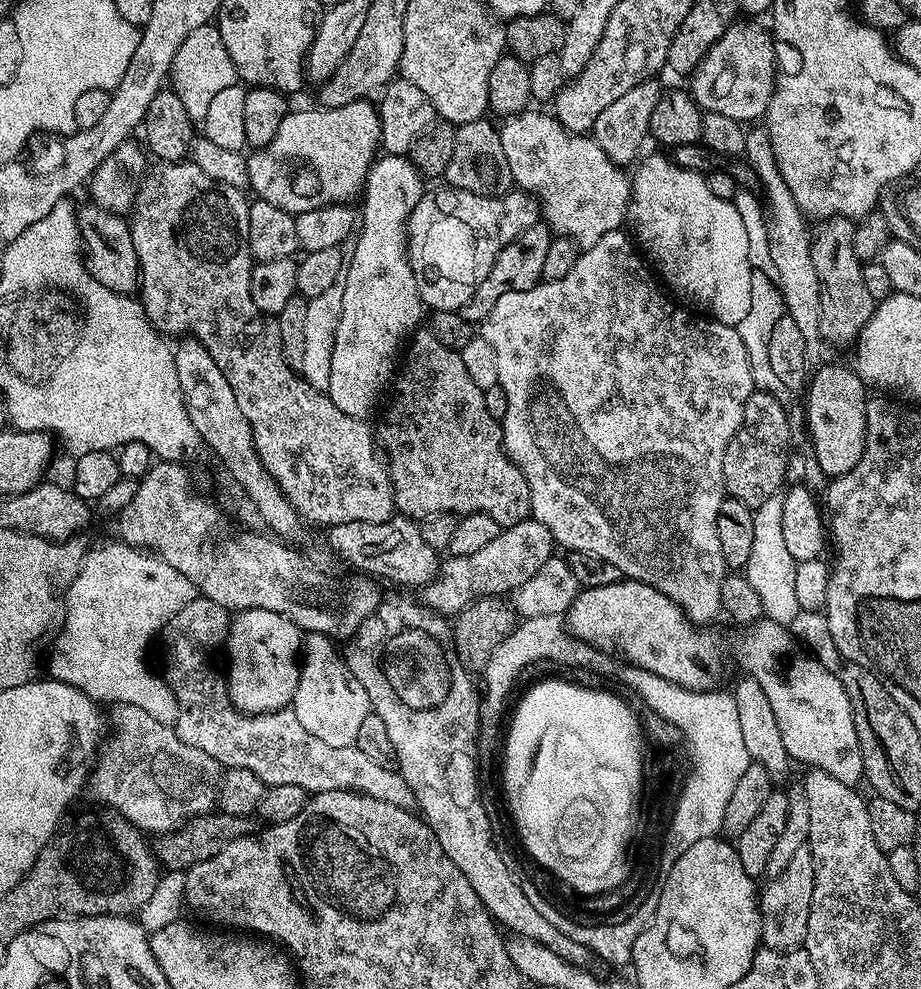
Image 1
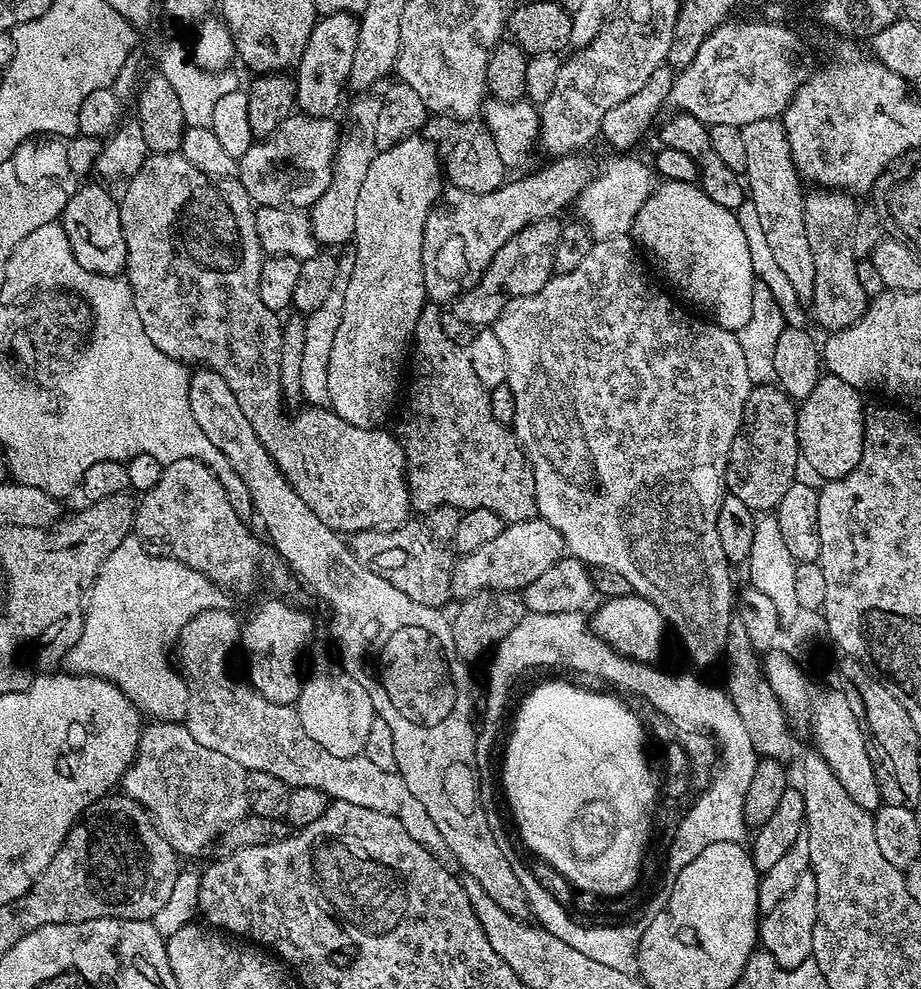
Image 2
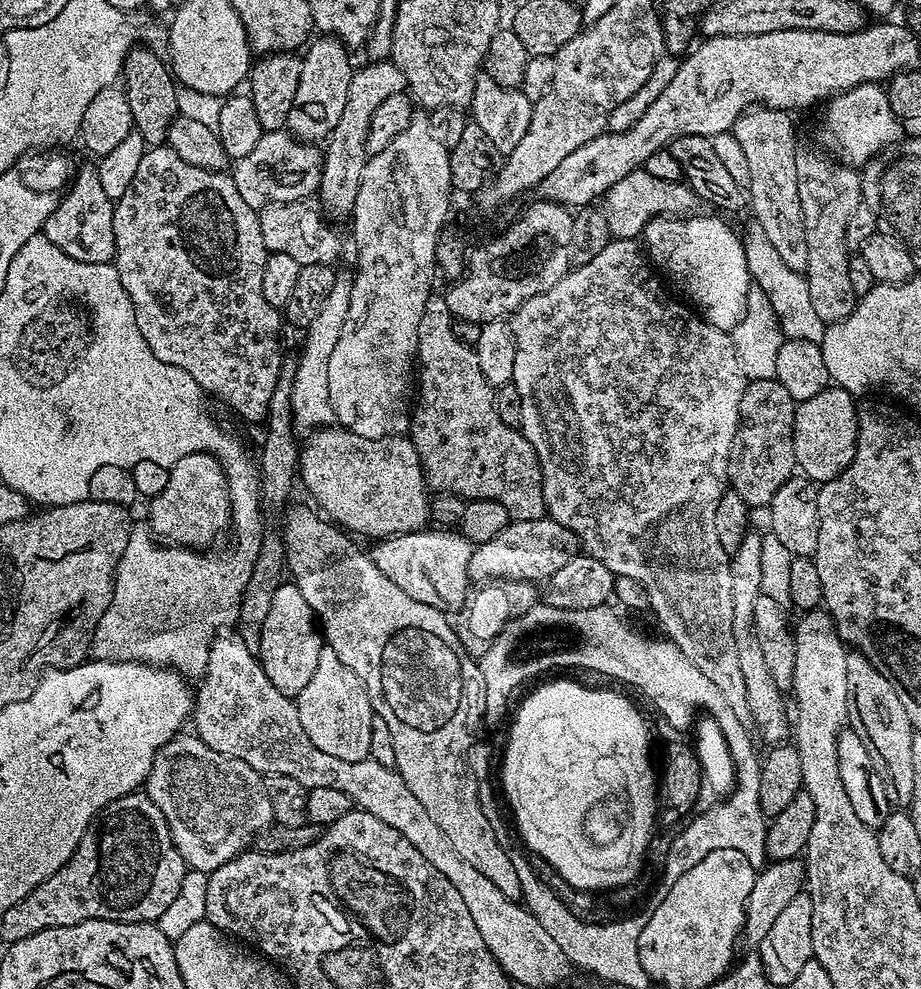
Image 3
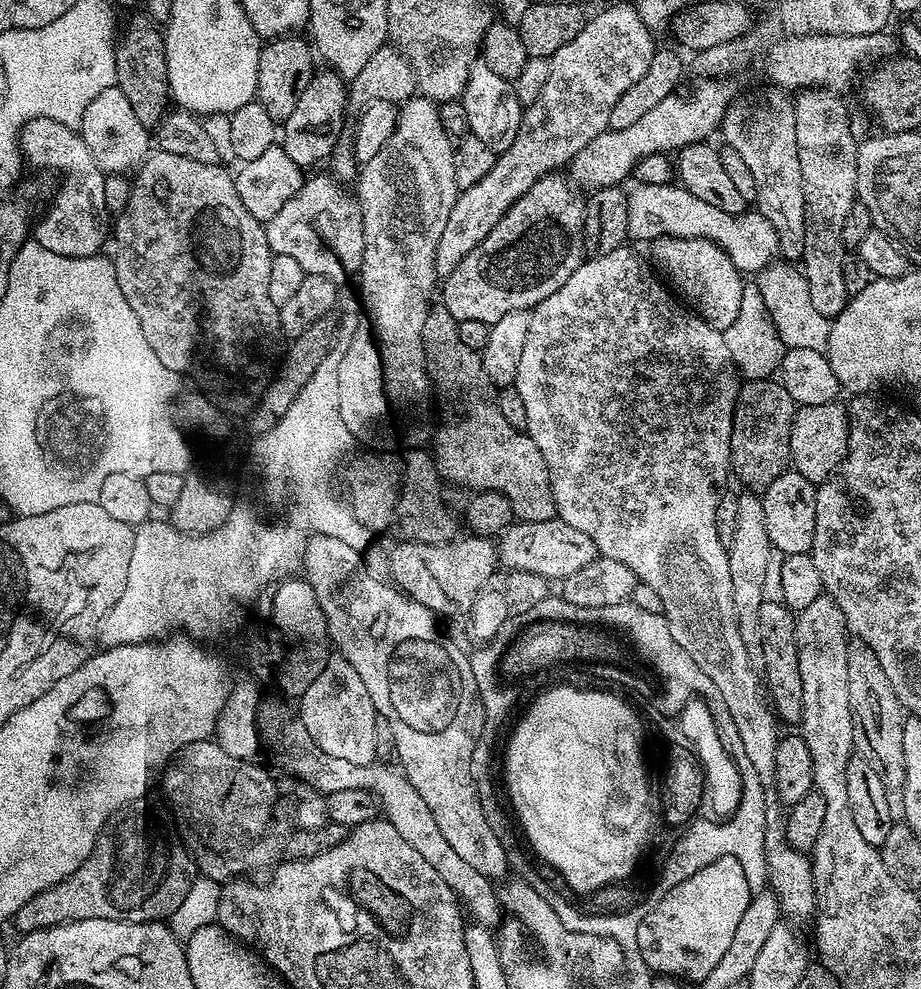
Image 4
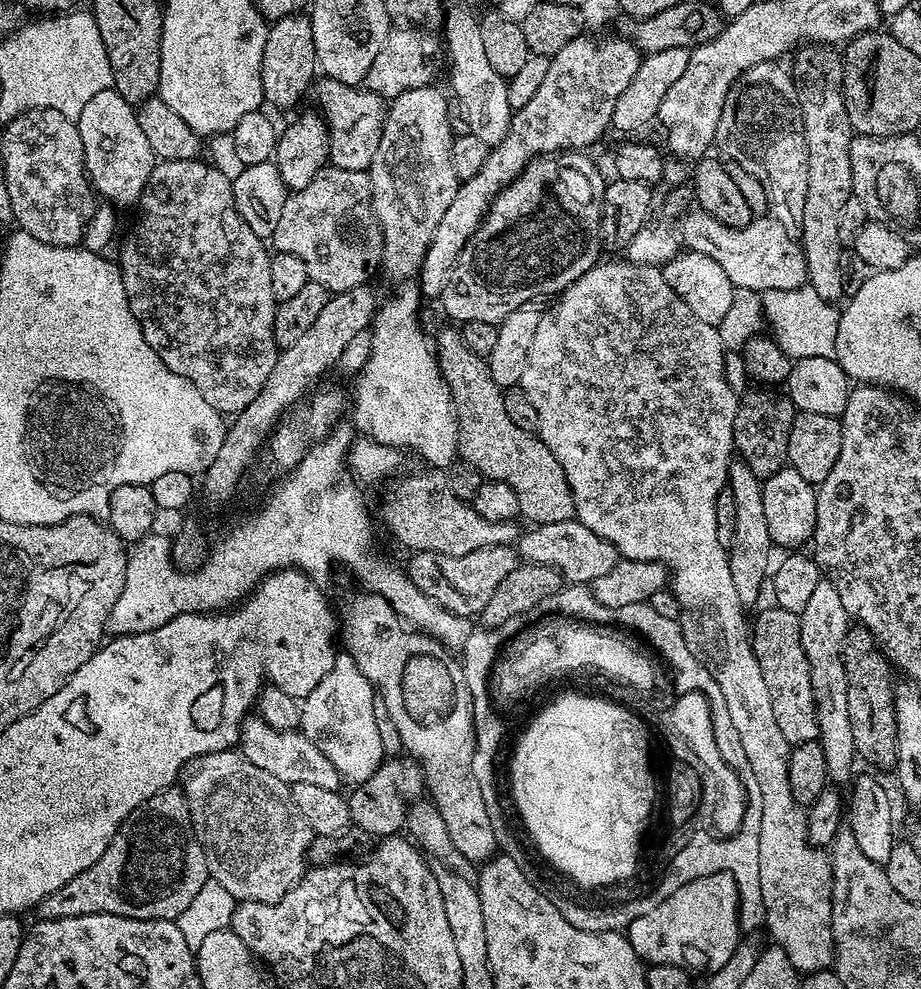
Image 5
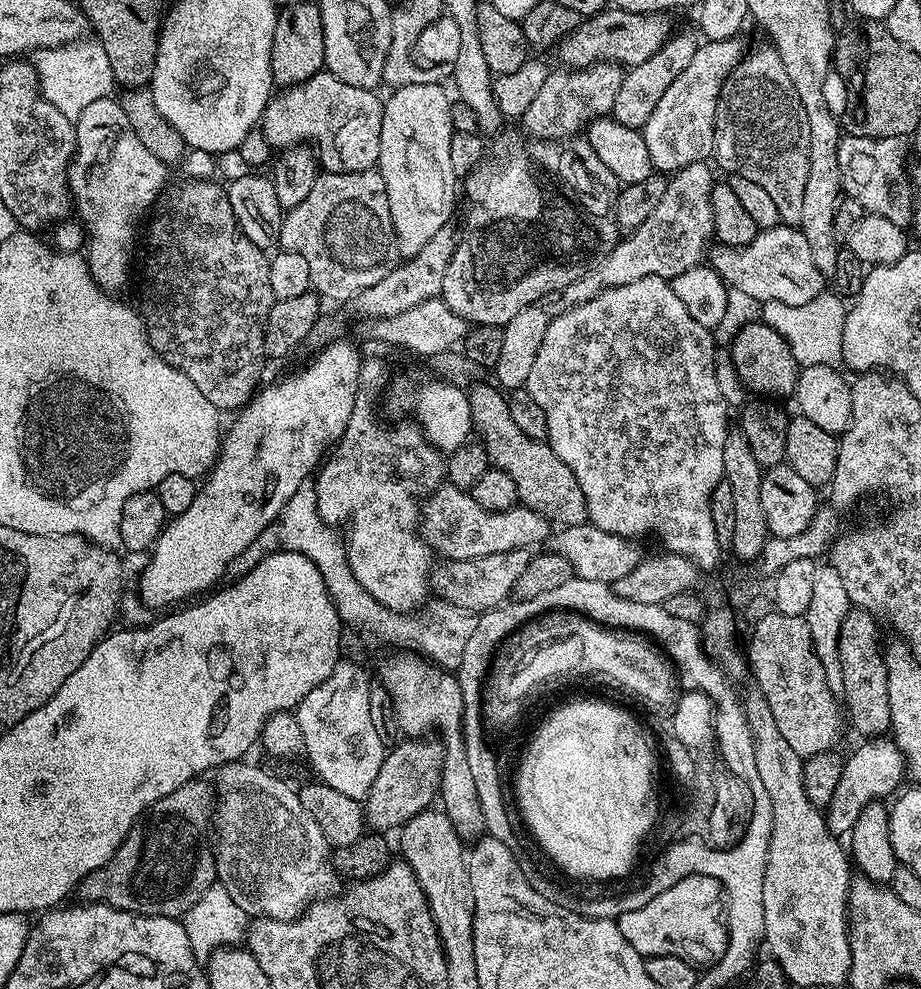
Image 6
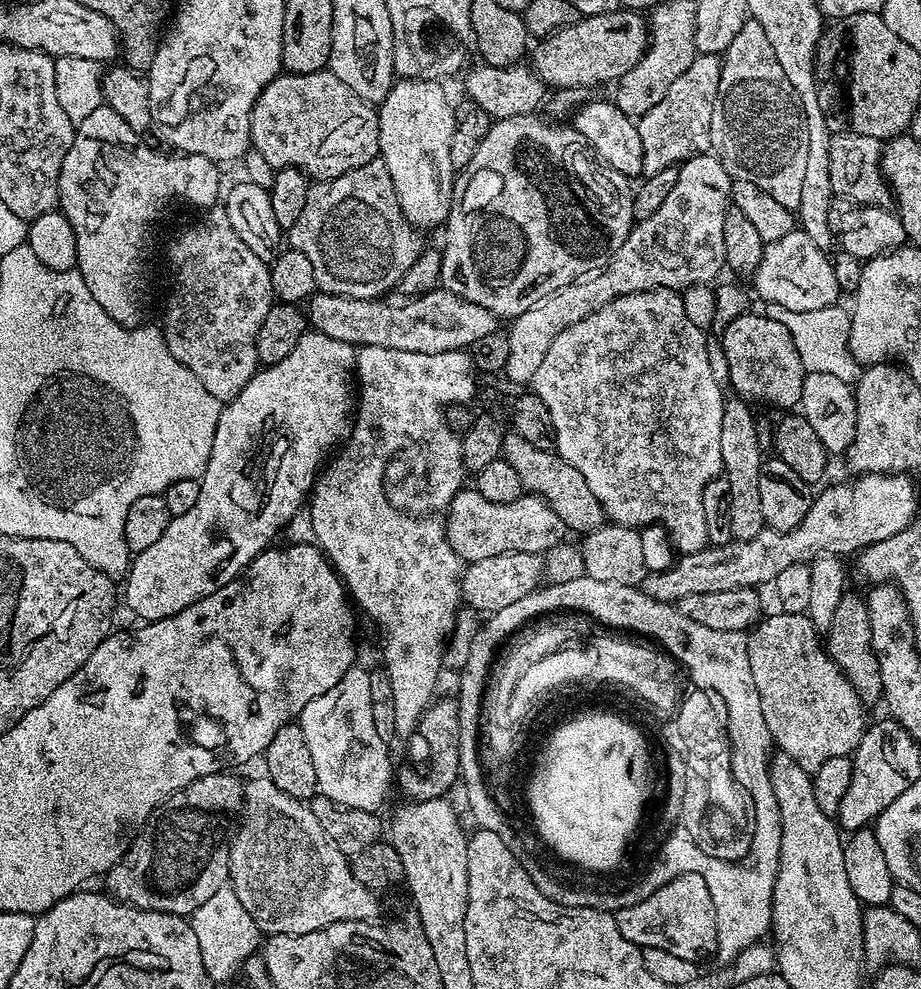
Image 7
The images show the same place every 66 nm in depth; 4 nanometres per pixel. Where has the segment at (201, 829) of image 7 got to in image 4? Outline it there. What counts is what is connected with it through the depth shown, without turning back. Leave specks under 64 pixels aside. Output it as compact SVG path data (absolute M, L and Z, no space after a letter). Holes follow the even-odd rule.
M145 798L130 802L114 813L100 831L90 858L86 858L86 862L82 862L82 866L78 866L74 874L50 886L42 894L30 898L26 906L16 911L14 925L16 924L17 933L53 928L59 924L90 918L125 920L131 924L164 922L171 918L174 910L178 910L178 905L182 903L182 898L186 898L198 869L192 853L174 827L169 809L163 803L160 804L155 804L152 798Z

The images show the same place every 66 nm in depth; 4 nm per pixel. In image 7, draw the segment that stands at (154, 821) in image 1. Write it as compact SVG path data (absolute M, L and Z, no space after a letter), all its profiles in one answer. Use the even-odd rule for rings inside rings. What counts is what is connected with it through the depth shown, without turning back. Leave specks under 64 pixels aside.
M267 778L247 781L244 789L243 816L244 825L240 828L240 836L233 835L228 845L228 878L234 894L238 894L242 906L246 906L246 914L250 914L250 918L254 918L254 922L260 927L261 933L268 936L301 936L302 934L310 934L314 930L322 930L326 926L337 924L343 920L367 920L372 922L379 917L376 916L380 912L380 904L376 901L379 900L377 893L372 892L366 886L362 886L362 882L358 882L358 878L354 878L349 857L344 856L343 852L335 845L335 842L322 830L321 823L318 822L309 805L303 799L296 799L290 794L283 793L274 782Z

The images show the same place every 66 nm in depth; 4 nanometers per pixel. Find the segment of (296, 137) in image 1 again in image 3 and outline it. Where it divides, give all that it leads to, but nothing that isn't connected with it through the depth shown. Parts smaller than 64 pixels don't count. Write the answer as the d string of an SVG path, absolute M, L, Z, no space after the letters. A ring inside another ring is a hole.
M288 130L264 132L254 150L235 161L230 172L243 201L259 210L267 204L289 204L309 199L320 187L324 165L321 149L316 148L319 147L315 143L301 142Z

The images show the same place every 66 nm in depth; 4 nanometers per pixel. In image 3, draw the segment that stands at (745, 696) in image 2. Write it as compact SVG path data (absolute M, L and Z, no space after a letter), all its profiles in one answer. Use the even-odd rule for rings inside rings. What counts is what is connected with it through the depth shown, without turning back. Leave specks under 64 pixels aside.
M749 530L744 533L738 550L730 553L730 602L734 602L734 646L738 650L738 670L742 670L742 682L746 682L746 702L750 702L750 714L755 731L765 740L765 745L783 744L789 739L794 724L790 719L790 704L784 701L785 693L770 678L766 657L758 646L758 636L754 634L754 602L761 596L762 586L762 542L764 536Z

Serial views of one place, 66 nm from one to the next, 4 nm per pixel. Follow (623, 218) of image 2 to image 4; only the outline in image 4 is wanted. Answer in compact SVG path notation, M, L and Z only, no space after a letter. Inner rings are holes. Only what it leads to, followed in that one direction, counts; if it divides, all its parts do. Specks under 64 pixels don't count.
M637 183L628 198L628 236L633 240L651 242L661 236L681 236L695 240L709 240L719 244L721 250L732 260L732 265L741 274L758 274L773 263L774 253L779 249L778 236L774 228L761 212L745 210L732 215L718 210L718 206L710 206L710 202L702 202L702 198L694 198L688 189L679 183L650 186Z

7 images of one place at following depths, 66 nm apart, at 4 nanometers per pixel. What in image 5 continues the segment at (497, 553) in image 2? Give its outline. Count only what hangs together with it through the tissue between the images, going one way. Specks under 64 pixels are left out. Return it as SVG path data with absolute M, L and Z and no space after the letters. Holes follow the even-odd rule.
M578 519L550 522L529 527L527 530L529 532L525 536L523 533L518 540L519 559L529 564L541 564L558 570L569 585L590 586L602 574L614 570L618 559L614 545L598 538L594 530L590 530Z

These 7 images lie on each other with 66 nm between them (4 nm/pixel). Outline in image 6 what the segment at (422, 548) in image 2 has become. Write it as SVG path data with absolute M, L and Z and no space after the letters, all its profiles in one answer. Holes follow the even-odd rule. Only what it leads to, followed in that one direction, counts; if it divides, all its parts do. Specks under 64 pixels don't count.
M525 549L506 550L502 554L490 554L482 558L474 558L473 560L444 560L437 563L430 573L430 584L441 601L446 604L452 604L455 608L462 610L470 610L477 614L488 612L492 608L498 608L505 603L515 593L518 578L522 578L522 574L526 571L530 556Z

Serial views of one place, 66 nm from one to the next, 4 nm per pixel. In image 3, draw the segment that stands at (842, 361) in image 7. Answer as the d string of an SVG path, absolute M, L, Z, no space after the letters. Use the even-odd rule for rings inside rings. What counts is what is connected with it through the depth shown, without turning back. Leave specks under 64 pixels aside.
M755 222L749 224L748 233L743 233L742 241L746 254L746 266L752 275L752 283L762 286L766 298L770 298L770 306L774 306L774 314L778 314L780 328L787 339L819 344L824 339L826 325L822 318L818 318L818 313L810 302L807 275L790 270L790 266L786 266L786 262L778 258L774 246L770 246L770 238L762 234L762 226Z

